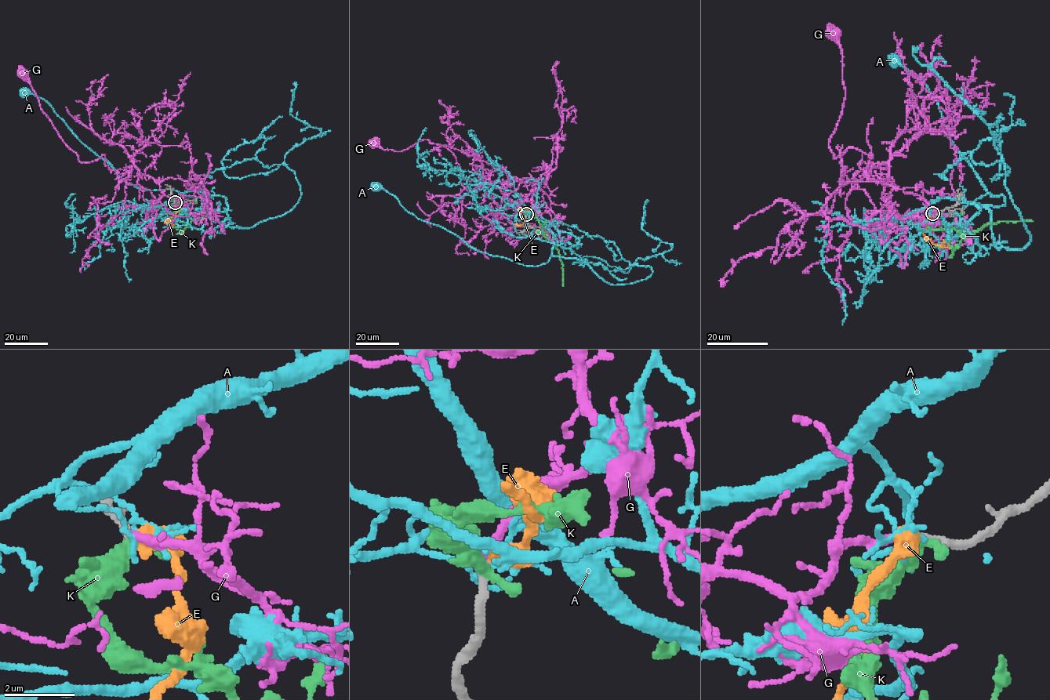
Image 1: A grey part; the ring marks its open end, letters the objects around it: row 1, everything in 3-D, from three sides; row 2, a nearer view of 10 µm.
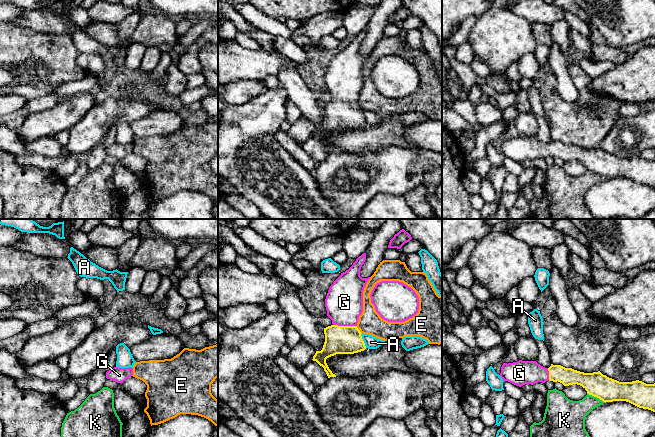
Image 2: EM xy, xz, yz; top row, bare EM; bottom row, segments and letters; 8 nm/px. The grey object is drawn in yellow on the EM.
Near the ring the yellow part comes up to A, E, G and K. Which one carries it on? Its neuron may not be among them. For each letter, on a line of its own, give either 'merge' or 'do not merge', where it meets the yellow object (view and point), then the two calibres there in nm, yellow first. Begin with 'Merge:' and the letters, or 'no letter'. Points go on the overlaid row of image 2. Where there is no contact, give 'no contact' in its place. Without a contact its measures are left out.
Merge: G
A: do not merge; meets yellow in xz at (362, 340); 220 nm thick on the yellow side, 110 nm on the other
E: do not merge; meets yellow in xz at (359, 330); 220 nm thick on the yellow side, 190 nm on the other
G: merge; meets yellow in xz at (345, 326); 220 nm thick on the yellow side, 300 nm on the other
K: do not merge; meets yellow in yz at (596, 396); 190 nm thick on the yellow side, 220 nm on the other

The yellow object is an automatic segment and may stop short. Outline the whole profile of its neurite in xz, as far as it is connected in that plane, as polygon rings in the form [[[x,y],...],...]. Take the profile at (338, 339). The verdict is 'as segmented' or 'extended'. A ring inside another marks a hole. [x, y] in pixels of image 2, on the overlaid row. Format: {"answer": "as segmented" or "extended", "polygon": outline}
{"answer": "extended", "polygon": [[[363,253],[348,270],[341,273],[330,286],[325,299],[327,316],[332,320],[332,325],[324,328],[323,348],[316,351],[312,360],[324,368],[328,378],[336,375],[329,369],[327,358],[366,349],[362,333],[357,328],[359,316],[363,312],[363,291],[370,279],[360,276],[365,260],[366,253]]]}

